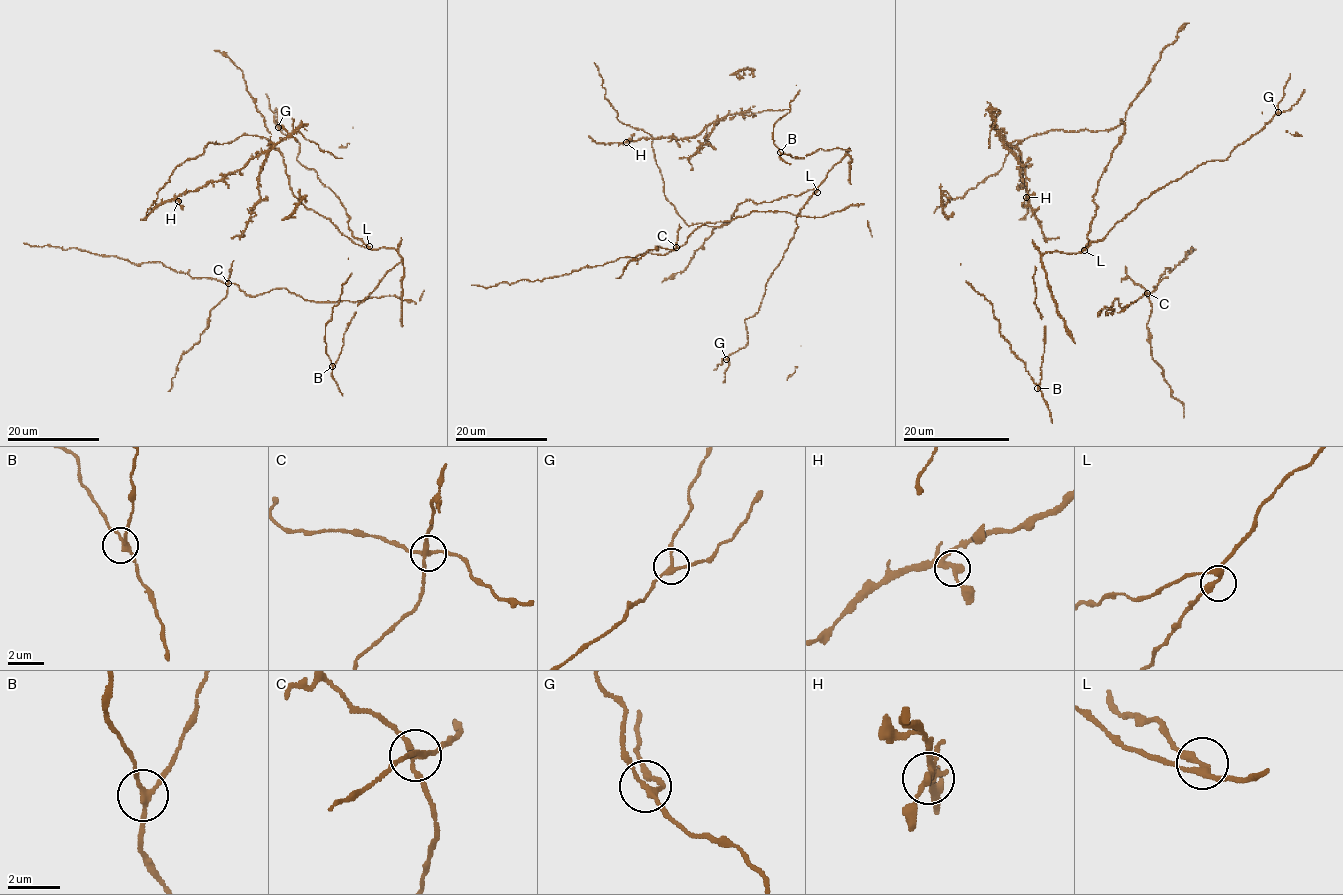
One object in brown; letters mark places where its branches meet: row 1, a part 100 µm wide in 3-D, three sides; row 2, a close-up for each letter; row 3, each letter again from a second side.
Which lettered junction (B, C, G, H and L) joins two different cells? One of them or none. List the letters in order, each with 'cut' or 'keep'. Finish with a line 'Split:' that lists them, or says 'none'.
B: keep
C: cut
G: keep
H: keep
L: keep
Split: C

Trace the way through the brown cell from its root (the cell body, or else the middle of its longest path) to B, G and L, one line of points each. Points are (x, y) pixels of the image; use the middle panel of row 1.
B: (790, 194), (801, 195), (816, 188), (850, 150), (819, 148), (804, 157), (780, 152)
G: (790, 194), (816, 191), (796, 217), (797, 229), (766, 282), (759, 310), (744, 320), (748, 343), (726, 359)
L: (790, 194), (801, 195), (810, 190), (817, 192)

